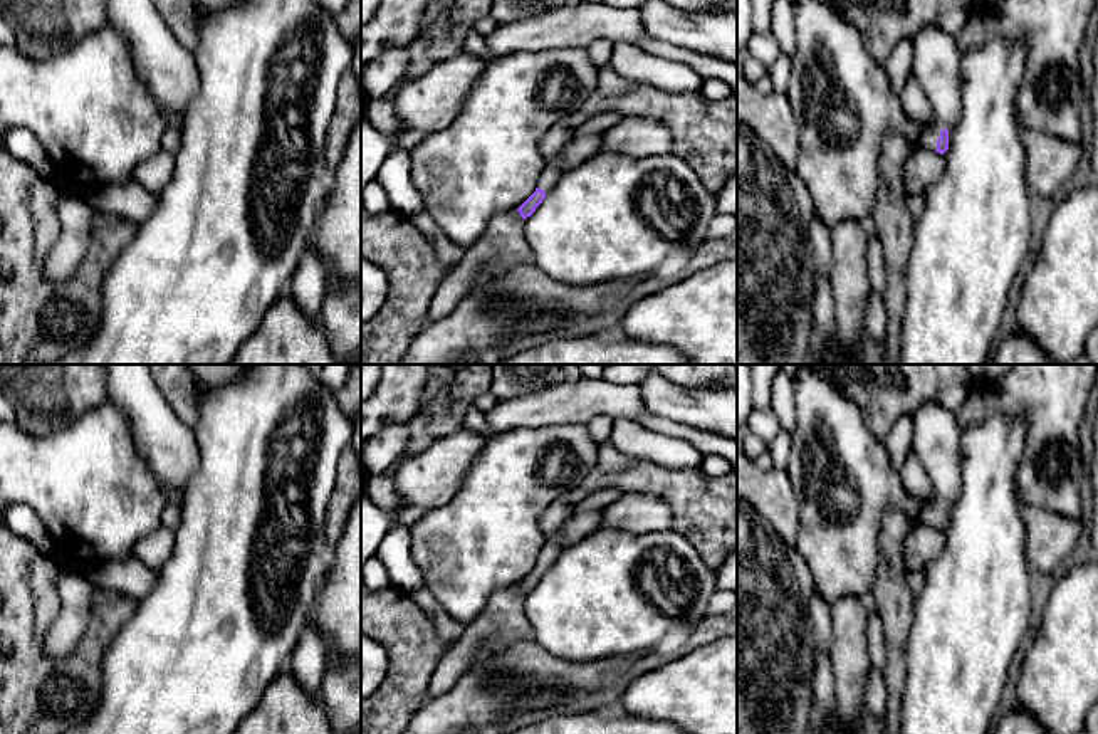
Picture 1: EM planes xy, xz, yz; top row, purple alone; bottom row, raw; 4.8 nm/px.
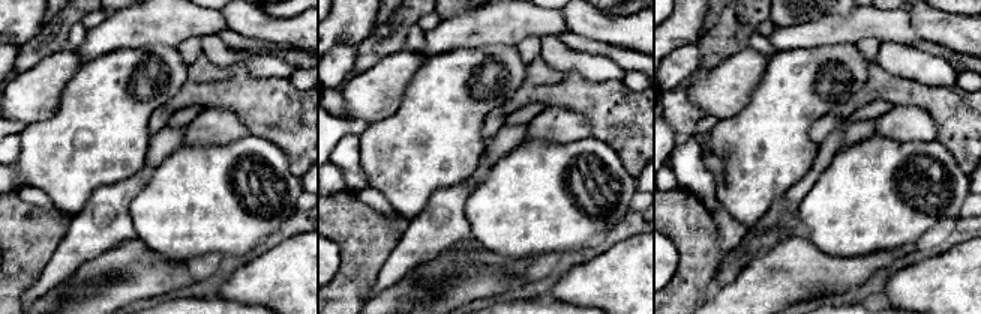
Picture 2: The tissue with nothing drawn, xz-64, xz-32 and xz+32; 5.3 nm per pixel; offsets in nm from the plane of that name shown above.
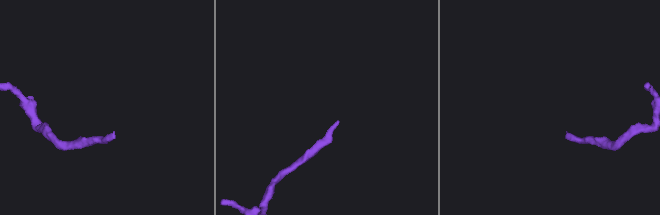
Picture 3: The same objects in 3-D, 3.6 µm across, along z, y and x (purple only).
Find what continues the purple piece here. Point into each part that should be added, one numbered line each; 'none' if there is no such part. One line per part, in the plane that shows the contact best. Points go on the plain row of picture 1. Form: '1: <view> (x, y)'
1: yz (929, 514)

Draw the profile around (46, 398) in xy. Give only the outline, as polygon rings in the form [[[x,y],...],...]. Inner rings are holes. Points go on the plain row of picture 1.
[[[0,364],[0,391],[15,412],[15,423],[37,437],[69,427],[109,400],[104,364]]]

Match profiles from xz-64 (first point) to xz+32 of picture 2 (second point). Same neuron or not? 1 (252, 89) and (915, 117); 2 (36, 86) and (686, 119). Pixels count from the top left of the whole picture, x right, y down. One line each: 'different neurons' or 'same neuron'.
1: different neurons
2: different neurons

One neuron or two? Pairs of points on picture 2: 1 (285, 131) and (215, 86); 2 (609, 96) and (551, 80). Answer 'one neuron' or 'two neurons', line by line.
1: one neuron
2: one neuron

